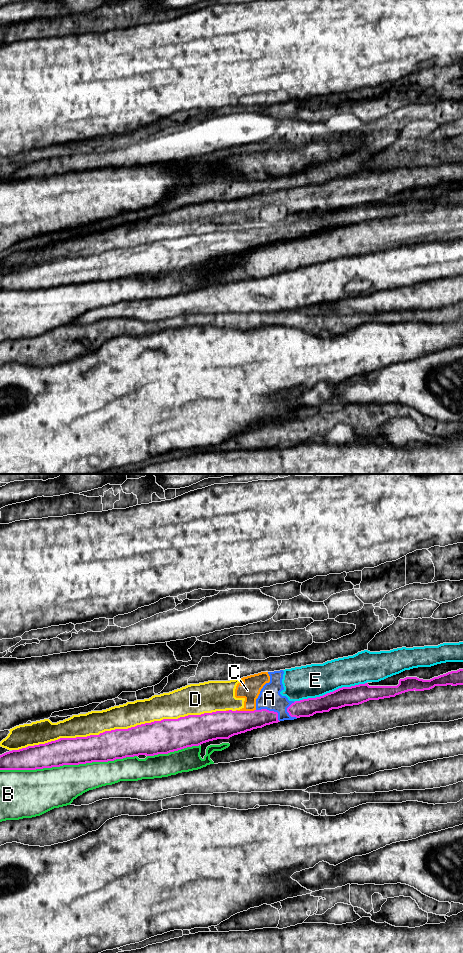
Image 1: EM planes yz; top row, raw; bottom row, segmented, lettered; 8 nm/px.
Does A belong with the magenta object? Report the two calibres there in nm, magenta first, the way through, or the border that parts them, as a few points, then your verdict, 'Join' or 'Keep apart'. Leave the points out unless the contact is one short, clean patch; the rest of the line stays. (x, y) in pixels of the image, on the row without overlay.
Thickness 180 nm (magenta) against 180 nm. Boundary: yz (256, 229), (275, 231), (279, 241). Keep apart

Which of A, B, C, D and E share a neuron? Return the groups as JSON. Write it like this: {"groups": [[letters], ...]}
{"groups": [["A", "C", "D", "E"], ["B"]]}

